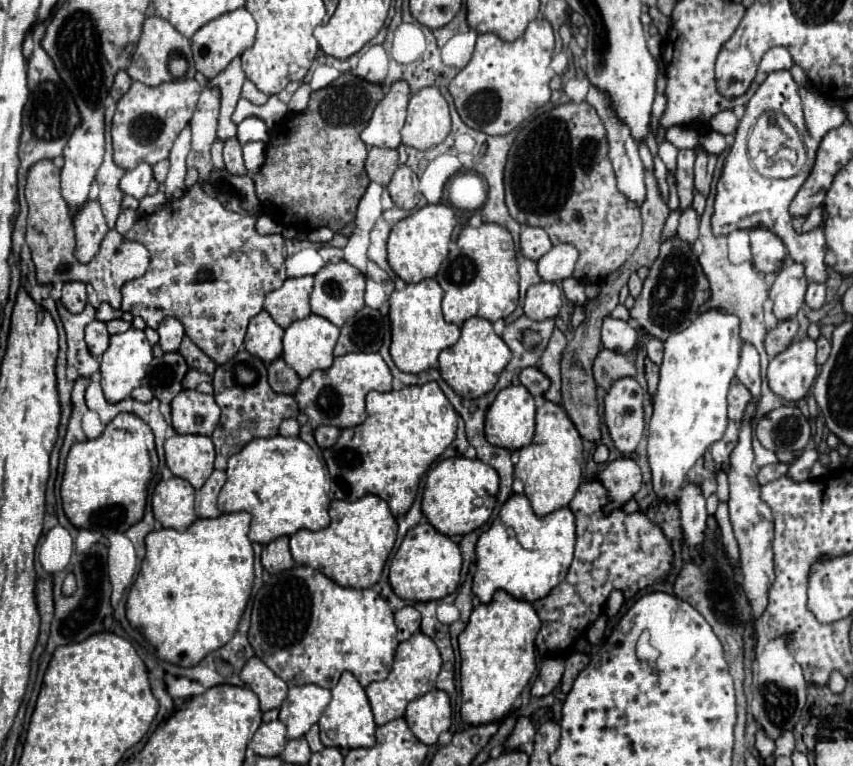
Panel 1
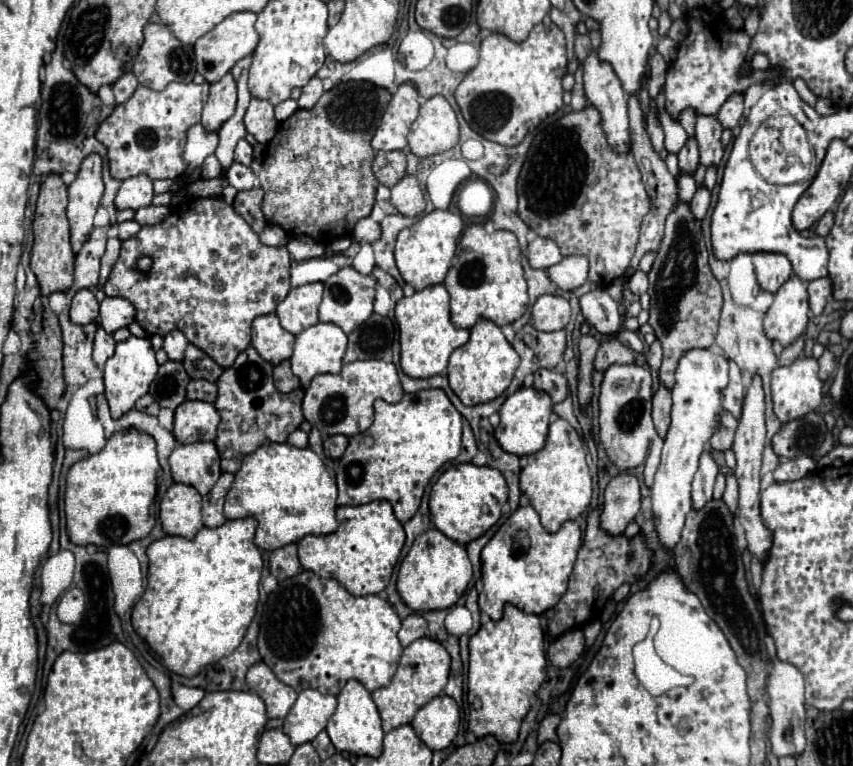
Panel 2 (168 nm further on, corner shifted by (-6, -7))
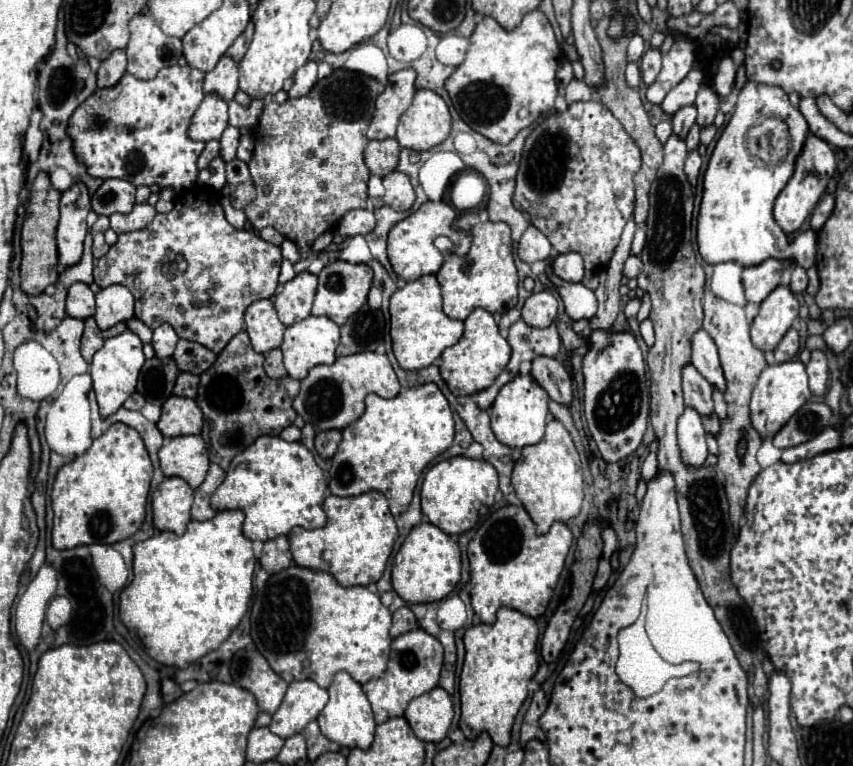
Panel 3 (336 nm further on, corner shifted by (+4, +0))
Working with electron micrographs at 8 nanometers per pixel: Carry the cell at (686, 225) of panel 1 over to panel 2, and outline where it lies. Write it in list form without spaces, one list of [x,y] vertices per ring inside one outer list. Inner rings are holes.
[[[705,184],[697,186],[697,192],[695,192],[693,200],[691,200],[691,210],[693,210],[697,220],[703,220],[707,208],[709,208],[709,200],[711,200],[711,192],[705,188]]]

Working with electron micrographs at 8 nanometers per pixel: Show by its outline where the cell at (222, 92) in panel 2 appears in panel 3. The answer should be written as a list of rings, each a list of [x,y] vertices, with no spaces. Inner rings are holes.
[[[221,57],[217,67],[205,75],[203,81],[203,91],[205,93],[217,93],[223,101],[231,101],[235,93],[239,91],[237,87],[237,63],[229,57]]]

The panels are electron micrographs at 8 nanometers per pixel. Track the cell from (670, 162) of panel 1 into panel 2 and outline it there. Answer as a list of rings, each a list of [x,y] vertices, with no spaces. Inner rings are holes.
[[[663,88],[659,90],[655,100],[657,100],[657,110],[659,110],[659,120],[661,120],[661,126],[663,126],[663,132],[665,132],[665,148],[667,148],[667,152],[675,152],[677,154],[683,148],[685,140],[687,140],[687,132],[685,132],[685,128],[679,122],[671,120],[671,116],[667,114]]]

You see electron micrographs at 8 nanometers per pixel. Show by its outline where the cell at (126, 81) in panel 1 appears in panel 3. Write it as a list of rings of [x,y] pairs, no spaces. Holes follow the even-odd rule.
[[[123,49],[113,51],[111,57],[101,63],[101,69],[97,73],[97,87],[99,89],[109,89],[109,87],[117,85],[119,79],[125,75],[125,67],[127,67],[125,51]]]

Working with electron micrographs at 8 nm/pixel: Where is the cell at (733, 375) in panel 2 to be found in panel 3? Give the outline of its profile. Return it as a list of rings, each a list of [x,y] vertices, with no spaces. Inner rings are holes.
[[[703,329],[693,335],[693,357],[691,357],[691,363],[717,391],[725,391],[727,383],[725,383],[721,361],[719,361],[717,345]]]

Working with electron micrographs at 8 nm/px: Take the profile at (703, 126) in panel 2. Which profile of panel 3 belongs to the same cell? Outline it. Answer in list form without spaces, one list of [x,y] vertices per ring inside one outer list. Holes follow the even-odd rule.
[[[703,85],[697,93],[697,101],[695,101],[695,107],[697,107],[697,125],[703,129],[703,127],[709,127],[715,119],[715,113],[719,111],[719,97],[717,93],[713,91],[713,87],[709,85]]]

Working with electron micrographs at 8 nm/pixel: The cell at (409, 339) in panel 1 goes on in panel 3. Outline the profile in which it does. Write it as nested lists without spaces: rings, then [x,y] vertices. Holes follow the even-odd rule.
[[[423,275],[417,281],[397,289],[391,297],[391,339],[393,353],[401,369],[423,369],[433,365],[443,349],[455,345],[463,335],[463,321],[449,319],[442,309],[442,295],[435,275]]]

